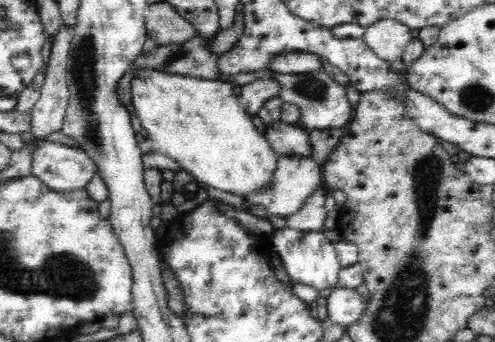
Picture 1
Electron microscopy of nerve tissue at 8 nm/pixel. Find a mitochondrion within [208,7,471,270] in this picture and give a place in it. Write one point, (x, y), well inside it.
(314, 91)

